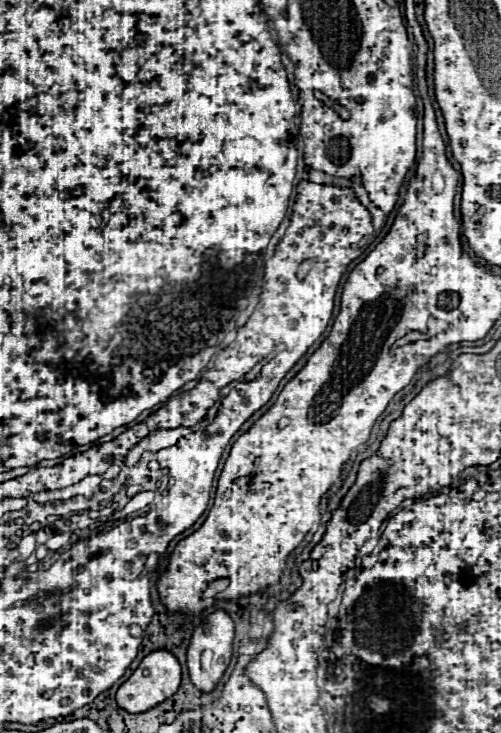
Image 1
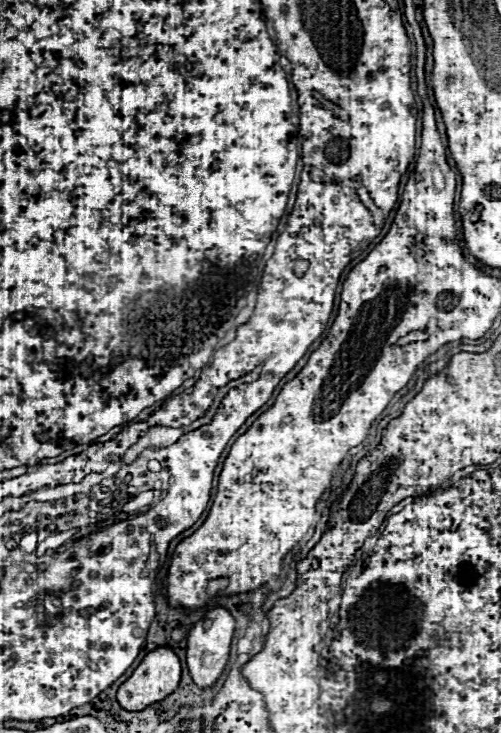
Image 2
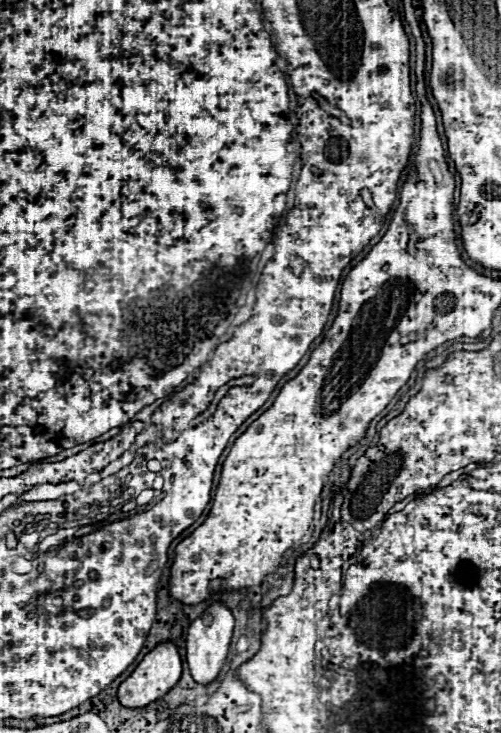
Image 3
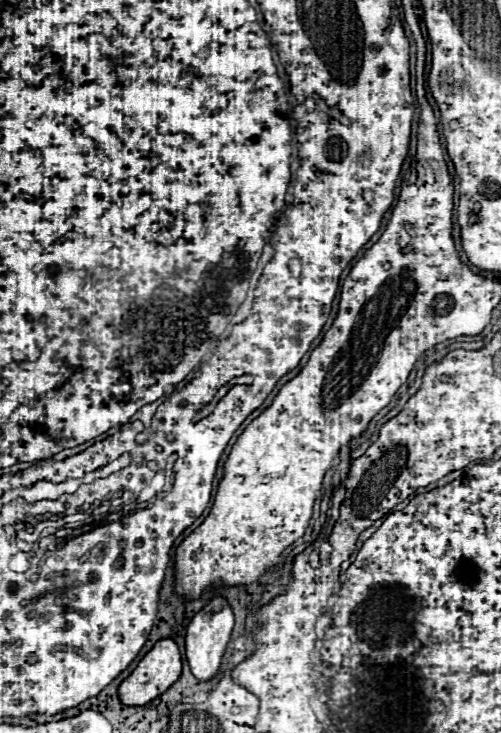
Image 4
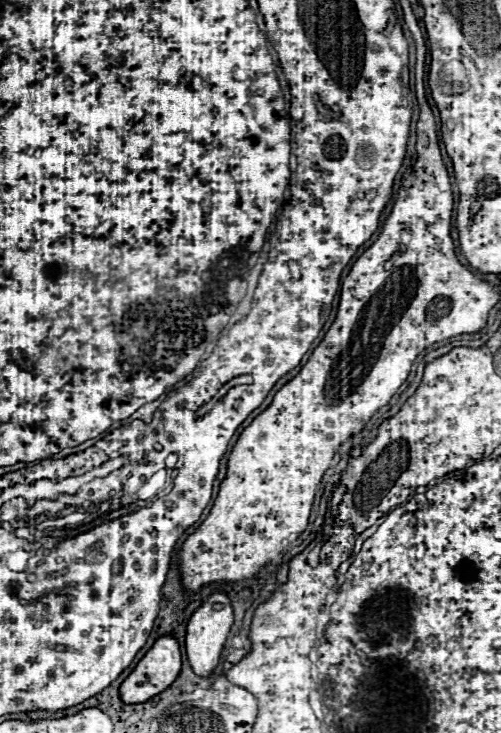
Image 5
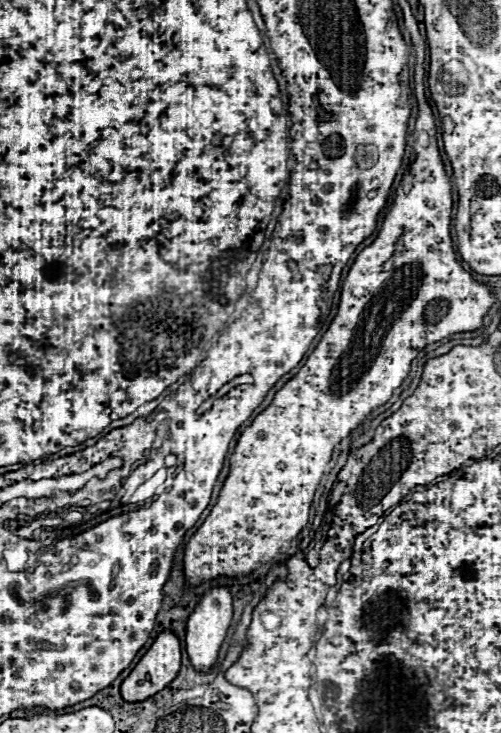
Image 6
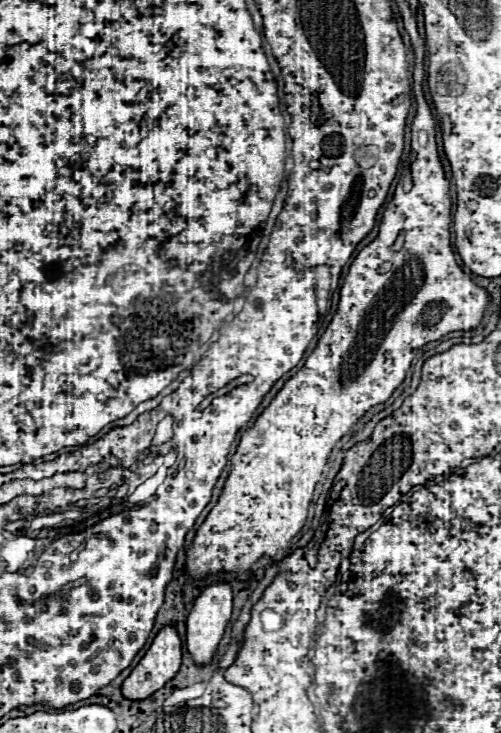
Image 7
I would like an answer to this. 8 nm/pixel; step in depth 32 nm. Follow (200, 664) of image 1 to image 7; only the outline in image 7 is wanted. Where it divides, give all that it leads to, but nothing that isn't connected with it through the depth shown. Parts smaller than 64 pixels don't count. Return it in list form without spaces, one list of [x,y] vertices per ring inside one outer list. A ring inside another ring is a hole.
[[[212,582],[206,588],[202,588],[186,620],[186,628],[188,628],[186,644],[196,664],[208,664],[212,660],[214,650],[224,636],[224,628],[230,620],[230,614],[232,614],[232,586],[228,582]]]

